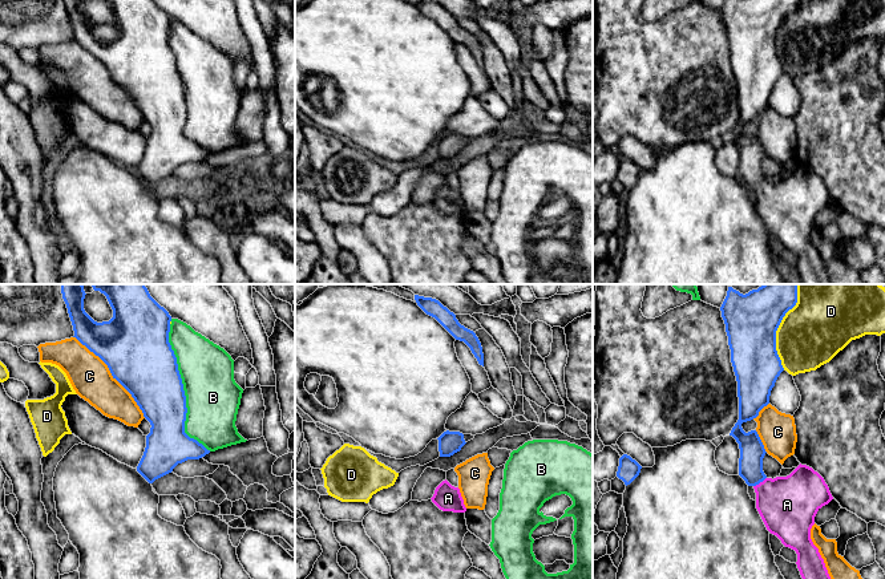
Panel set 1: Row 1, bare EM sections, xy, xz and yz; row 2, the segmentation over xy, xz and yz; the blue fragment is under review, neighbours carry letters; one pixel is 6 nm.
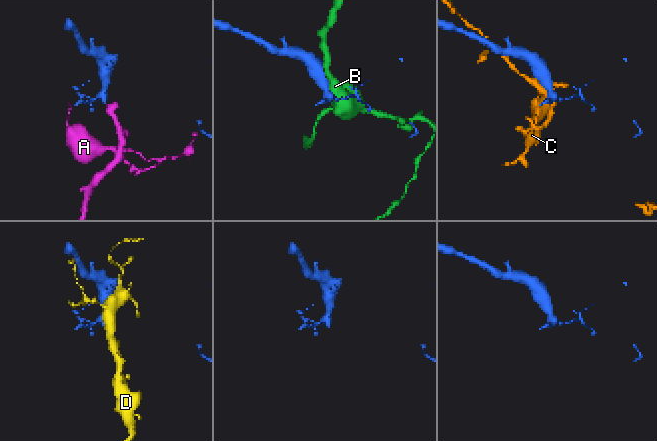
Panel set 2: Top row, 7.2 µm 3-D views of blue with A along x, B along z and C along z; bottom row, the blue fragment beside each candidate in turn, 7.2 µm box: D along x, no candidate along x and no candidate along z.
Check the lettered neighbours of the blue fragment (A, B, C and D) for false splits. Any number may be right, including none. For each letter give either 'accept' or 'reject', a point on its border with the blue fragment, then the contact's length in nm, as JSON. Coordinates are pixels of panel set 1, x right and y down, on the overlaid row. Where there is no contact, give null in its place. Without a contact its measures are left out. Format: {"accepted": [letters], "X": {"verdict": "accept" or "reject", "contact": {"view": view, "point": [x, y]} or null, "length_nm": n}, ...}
{"accepted": ["A"], "A": {"verdict": "accept", "contact": {"view": "yz", "point": [759, 482]}, "length_nm": 100}, "B": {"verdict": "reject", "contact": {"view": "xy", "point": [184, 391]}, "length_nm": 800}, "C": {"verdict": "reject", "contact": {"view": "xy", "point": [112, 375]}, "length_nm": 650}, "D": {"verdict": "reject", "contact": {"view": "yz", "point": [778, 327]}, "length_nm": 550}}

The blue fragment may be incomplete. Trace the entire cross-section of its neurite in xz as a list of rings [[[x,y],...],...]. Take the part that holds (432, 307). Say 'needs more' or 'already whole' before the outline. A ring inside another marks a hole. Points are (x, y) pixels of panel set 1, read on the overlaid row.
already whole; [[[415,295],[417,305],[429,316],[435,317],[456,340],[464,341],[484,367],[482,347],[476,333],[458,323],[456,315],[439,300]]]

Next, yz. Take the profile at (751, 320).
needs more; [[[763,284],[743,295],[728,287],[727,296],[720,307],[726,324],[731,363],[738,381],[739,420],[732,428],[732,436],[739,444],[739,475],[756,493],[756,509],[767,527],[785,547],[797,554],[797,568],[803,579],[831,579],[819,548],[811,539],[817,511],[828,505],[833,497],[824,478],[807,465],[799,465],[789,475],[768,478],[763,471],[764,445],[756,430],[745,433],[743,422],[759,416],[769,404],[771,390],[784,371],[776,351],[776,331],[785,316],[797,303],[797,284]]]

